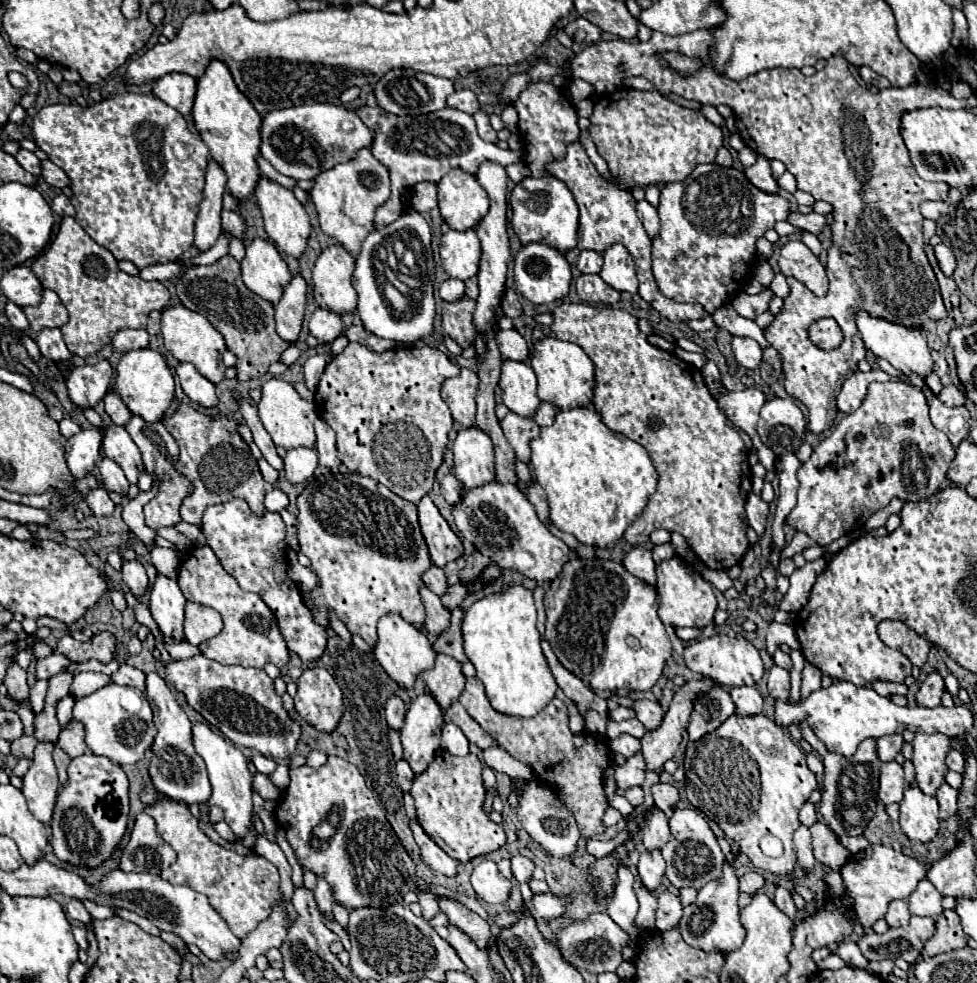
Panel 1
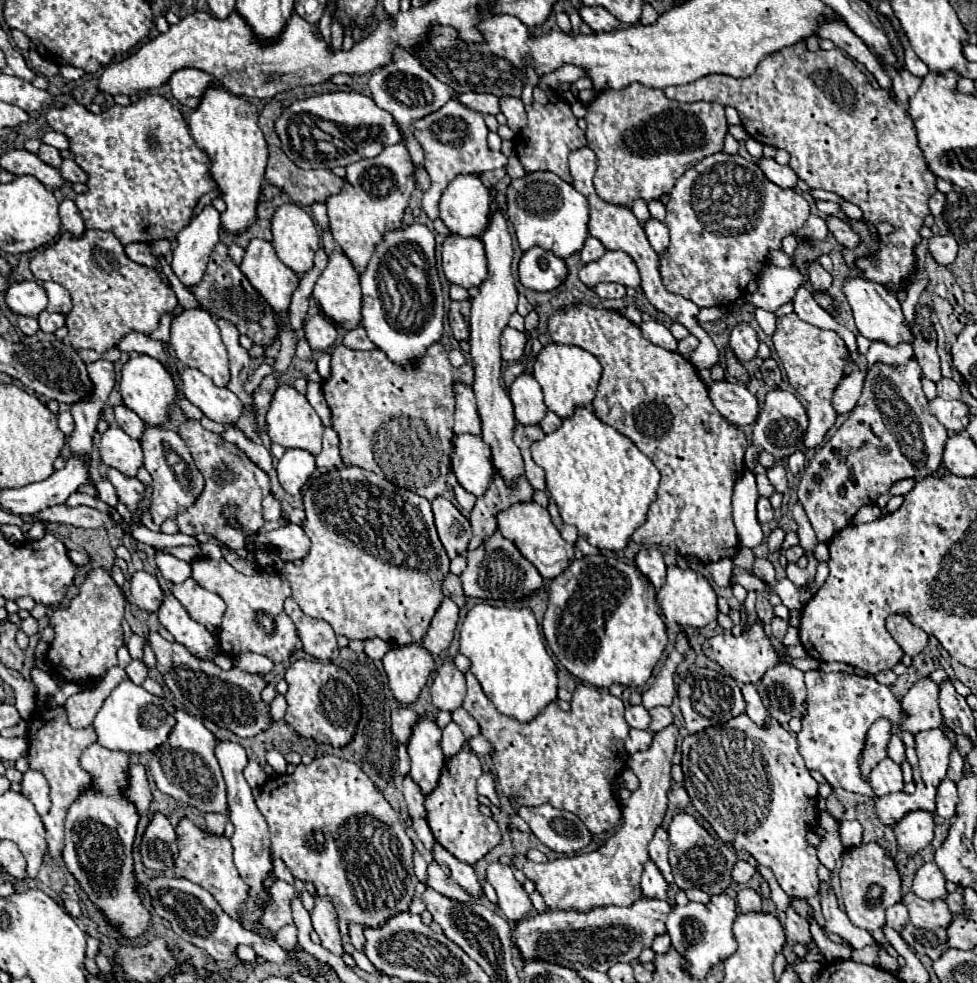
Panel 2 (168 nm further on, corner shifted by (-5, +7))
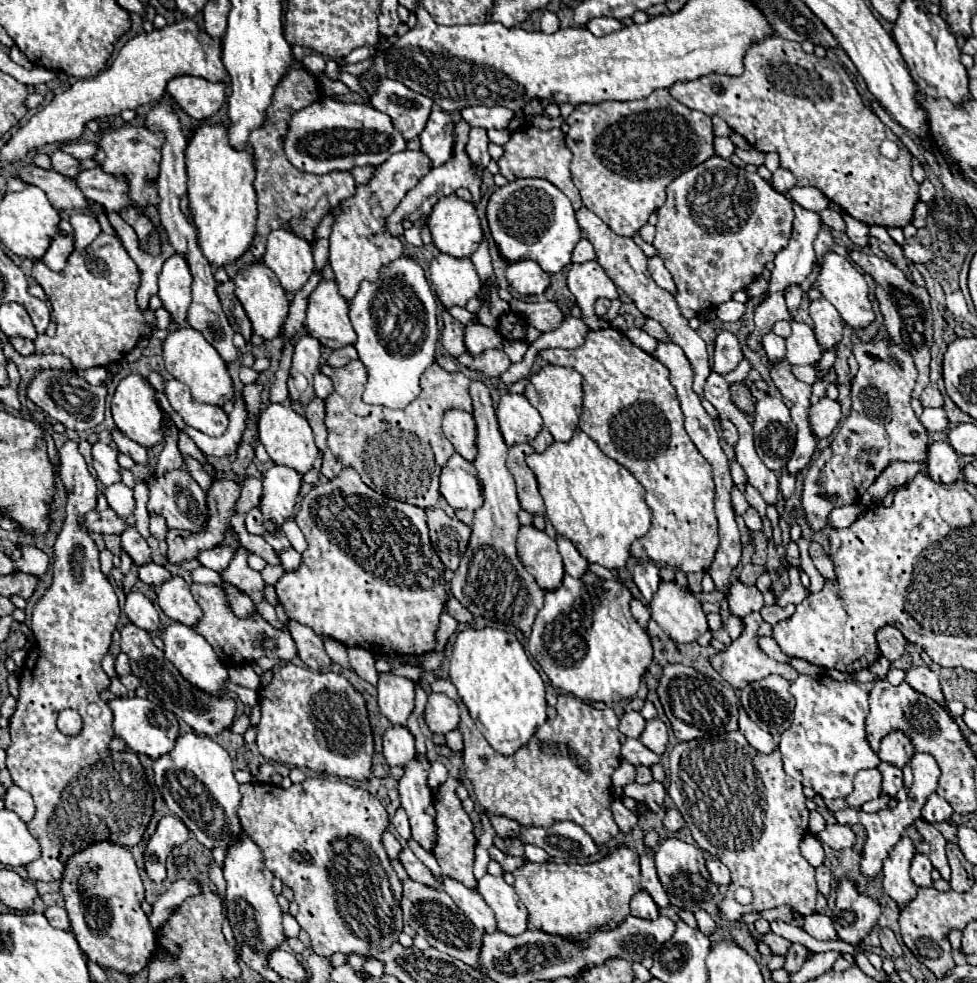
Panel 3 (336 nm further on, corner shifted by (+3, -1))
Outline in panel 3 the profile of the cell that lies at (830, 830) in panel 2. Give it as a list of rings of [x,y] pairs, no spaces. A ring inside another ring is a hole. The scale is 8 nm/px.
[[[820,865],[820,867],[816,869],[816,881],[818,881],[818,891],[820,891],[824,897],[830,895],[830,879],[832,879],[832,873],[830,873],[824,865]]]

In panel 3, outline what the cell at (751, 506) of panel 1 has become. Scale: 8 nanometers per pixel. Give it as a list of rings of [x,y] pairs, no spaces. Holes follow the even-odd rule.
[[[752,507],[744,513],[744,521],[746,521],[746,527],[752,529],[752,531],[760,531],[762,529],[762,519],[756,513],[756,509],[752,509]]]

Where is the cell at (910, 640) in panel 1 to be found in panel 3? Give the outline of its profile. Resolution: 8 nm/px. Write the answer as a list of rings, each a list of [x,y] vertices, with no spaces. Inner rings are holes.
[[[886,625],[886,627],[876,631],[876,643],[878,643],[880,655],[886,657],[888,661],[894,661],[894,659],[904,655],[904,649],[906,649],[908,641],[896,627]]]

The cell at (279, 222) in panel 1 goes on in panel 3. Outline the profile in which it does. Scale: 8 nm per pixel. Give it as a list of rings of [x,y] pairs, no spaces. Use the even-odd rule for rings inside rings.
[[[276,229],[268,235],[262,263],[276,273],[288,293],[296,293],[314,271],[310,243],[284,229]]]

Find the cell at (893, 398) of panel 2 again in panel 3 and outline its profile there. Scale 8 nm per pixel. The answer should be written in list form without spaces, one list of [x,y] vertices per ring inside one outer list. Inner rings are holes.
[[[858,335],[852,337],[852,353],[860,369],[852,379],[850,417],[804,477],[802,505],[810,527],[816,531],[826,525],[834,507],[856,503],[856,497],[862,497],[890,461],[926,461],[928,431],[910,407],[912,387],[918,377],[912,355],[898,343],[888,343],[886,337],[860,341]]]

